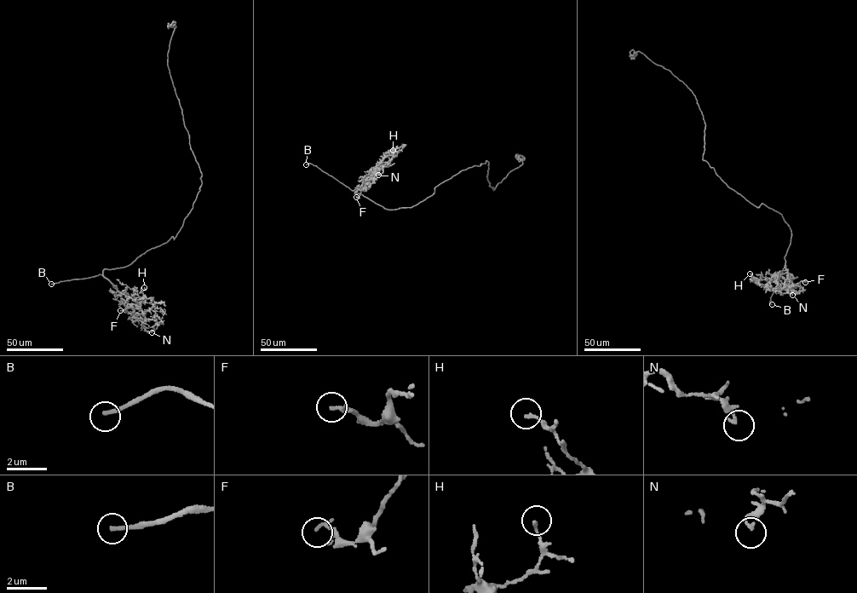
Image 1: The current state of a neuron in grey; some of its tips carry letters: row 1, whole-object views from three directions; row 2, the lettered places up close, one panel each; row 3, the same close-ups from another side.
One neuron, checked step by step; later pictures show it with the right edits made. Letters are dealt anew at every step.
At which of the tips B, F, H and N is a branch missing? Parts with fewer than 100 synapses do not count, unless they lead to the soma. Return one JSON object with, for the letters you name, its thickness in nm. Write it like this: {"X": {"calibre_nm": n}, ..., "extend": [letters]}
{"B": {"calibre_nm": 190}, "extend": ["B"]}

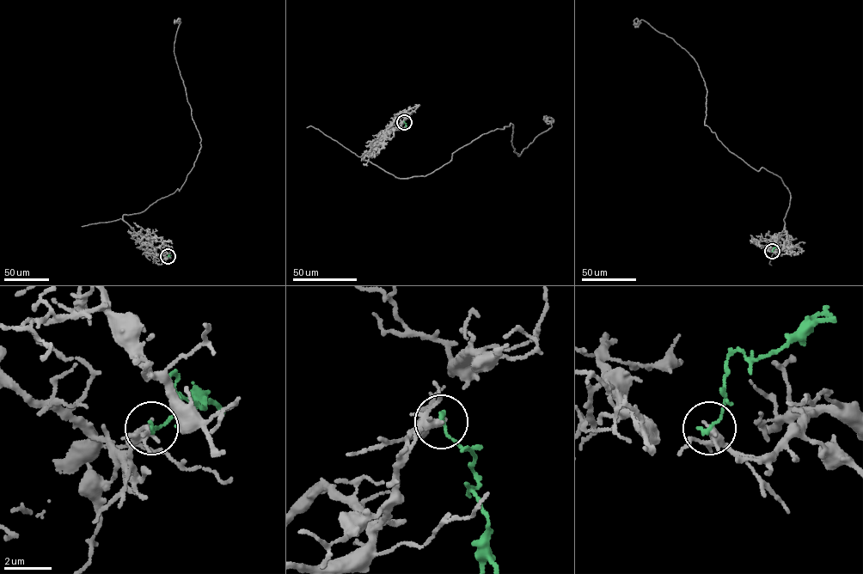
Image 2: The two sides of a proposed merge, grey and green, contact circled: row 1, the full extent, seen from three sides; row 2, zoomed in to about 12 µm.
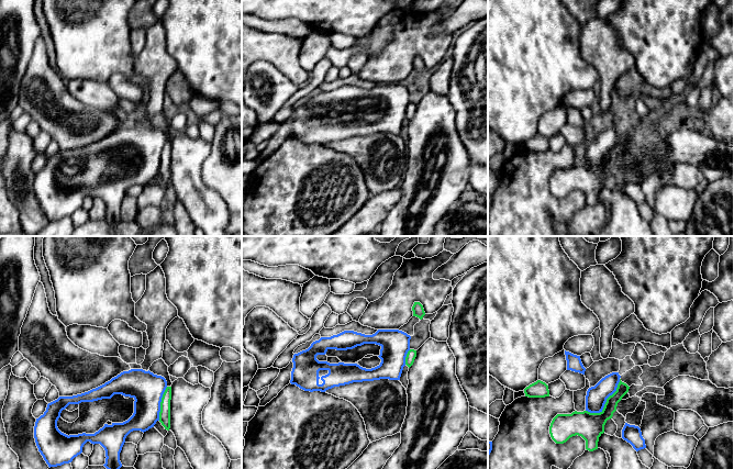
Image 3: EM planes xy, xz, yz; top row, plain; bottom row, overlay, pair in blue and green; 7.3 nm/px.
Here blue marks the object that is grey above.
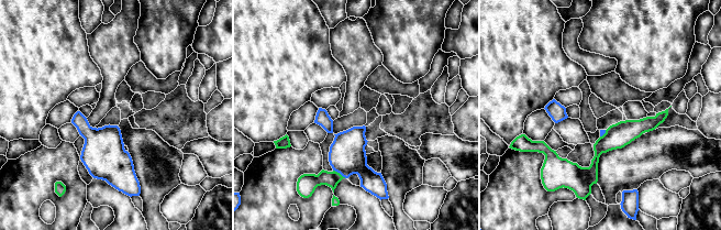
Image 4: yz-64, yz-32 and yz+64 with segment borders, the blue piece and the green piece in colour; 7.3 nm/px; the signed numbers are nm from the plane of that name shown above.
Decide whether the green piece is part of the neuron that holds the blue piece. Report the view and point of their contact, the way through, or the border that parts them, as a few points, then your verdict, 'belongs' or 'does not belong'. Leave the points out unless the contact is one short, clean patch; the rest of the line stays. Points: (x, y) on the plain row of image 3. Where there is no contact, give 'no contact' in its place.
contact yz (605, 155); border yz (620, 133), (616, 143), (599, 166), (586, 165); does not belong

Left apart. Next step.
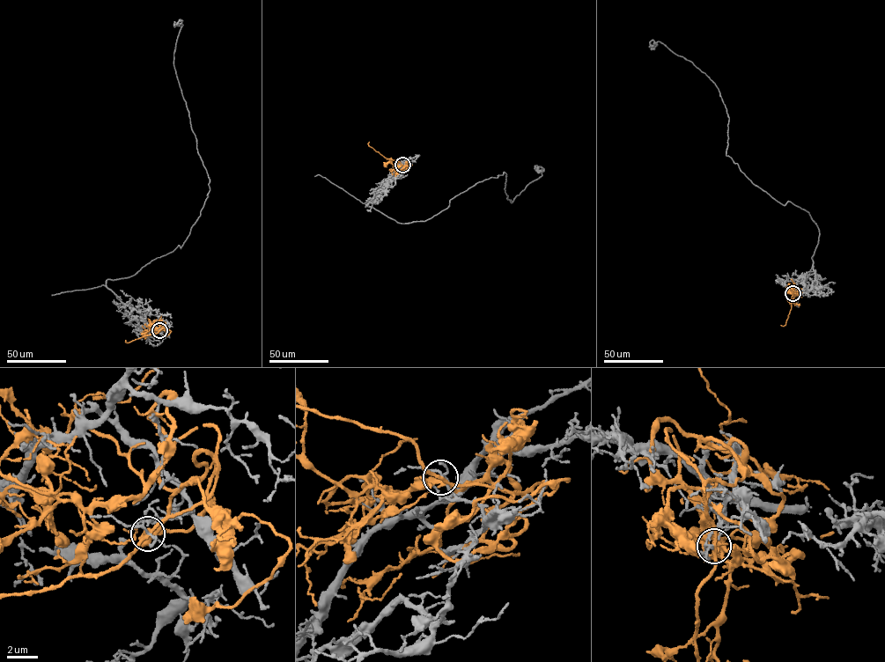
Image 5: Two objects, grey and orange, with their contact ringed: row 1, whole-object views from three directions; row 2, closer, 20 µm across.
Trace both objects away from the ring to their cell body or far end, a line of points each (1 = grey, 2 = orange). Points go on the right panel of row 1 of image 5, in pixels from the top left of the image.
1: (792, 293), (815, 271), (815, 224), (726, 155), (728, 116), (715, 84), (663, 43), (649, 47)
2: (792, 293), (788, 283), (798, 290), (789, 289), (792, 294)

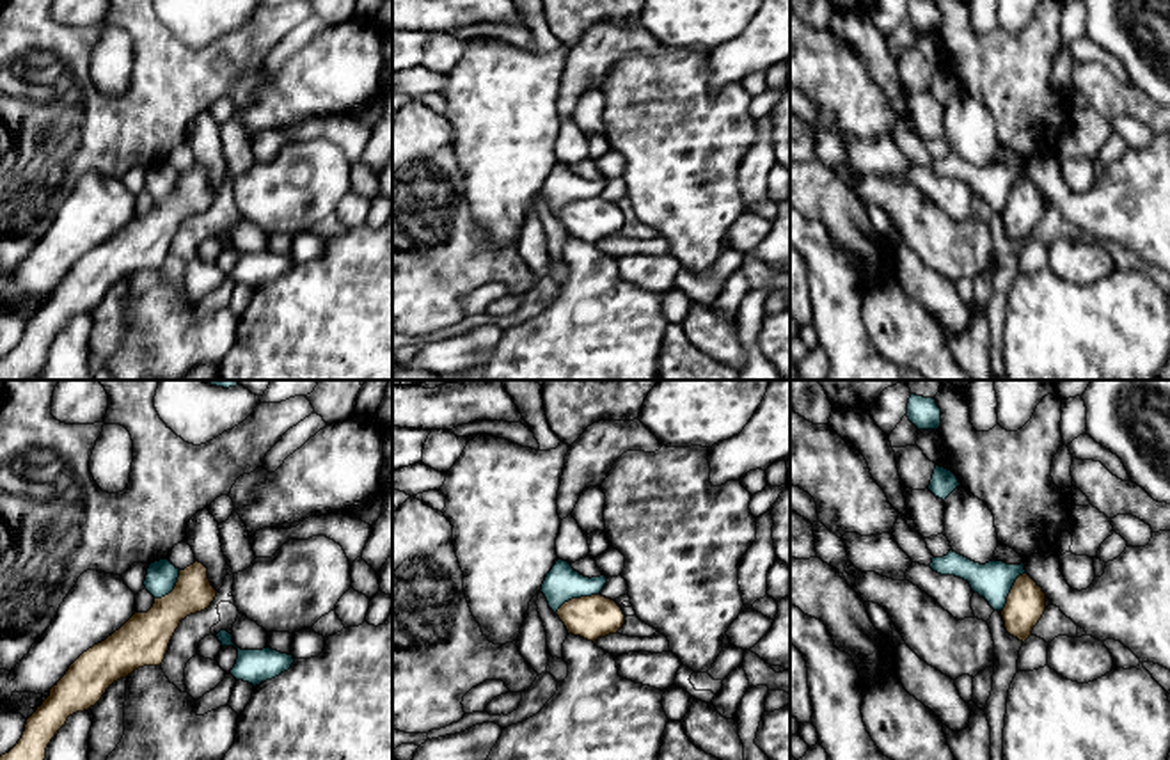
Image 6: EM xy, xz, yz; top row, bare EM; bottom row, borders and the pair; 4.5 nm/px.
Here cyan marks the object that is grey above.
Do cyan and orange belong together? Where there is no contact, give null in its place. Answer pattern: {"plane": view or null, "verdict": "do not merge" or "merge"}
{"plane": "xz", "verdict": "do not merge"}

